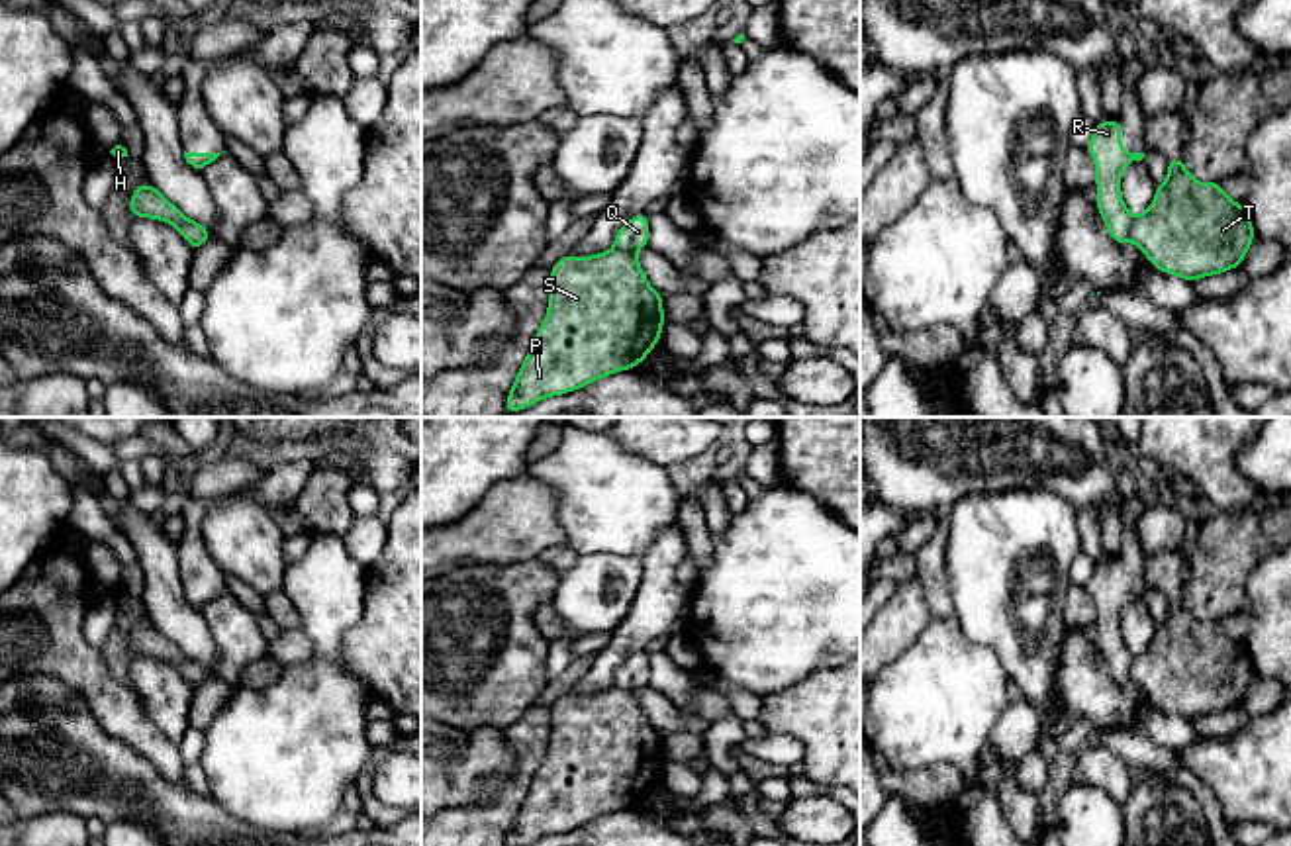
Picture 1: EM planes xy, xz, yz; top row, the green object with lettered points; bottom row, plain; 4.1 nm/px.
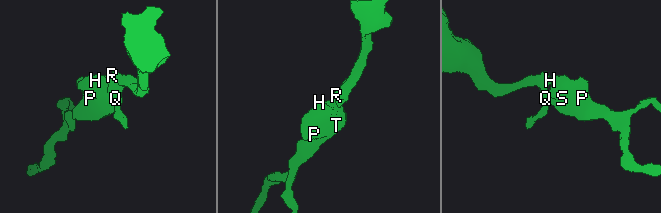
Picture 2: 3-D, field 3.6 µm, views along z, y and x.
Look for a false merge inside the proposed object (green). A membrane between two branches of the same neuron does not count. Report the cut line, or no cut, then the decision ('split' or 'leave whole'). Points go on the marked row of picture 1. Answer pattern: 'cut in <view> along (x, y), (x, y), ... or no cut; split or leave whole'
no cut; leave whole

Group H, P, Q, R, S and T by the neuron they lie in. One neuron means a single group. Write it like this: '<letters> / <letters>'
H P Q R S T

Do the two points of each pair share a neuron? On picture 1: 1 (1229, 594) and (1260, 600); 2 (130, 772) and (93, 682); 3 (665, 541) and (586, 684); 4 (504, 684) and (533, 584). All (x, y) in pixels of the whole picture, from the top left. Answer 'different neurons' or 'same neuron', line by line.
1: different neurons
2: different neurons
3: same neuron
4: same neuron

